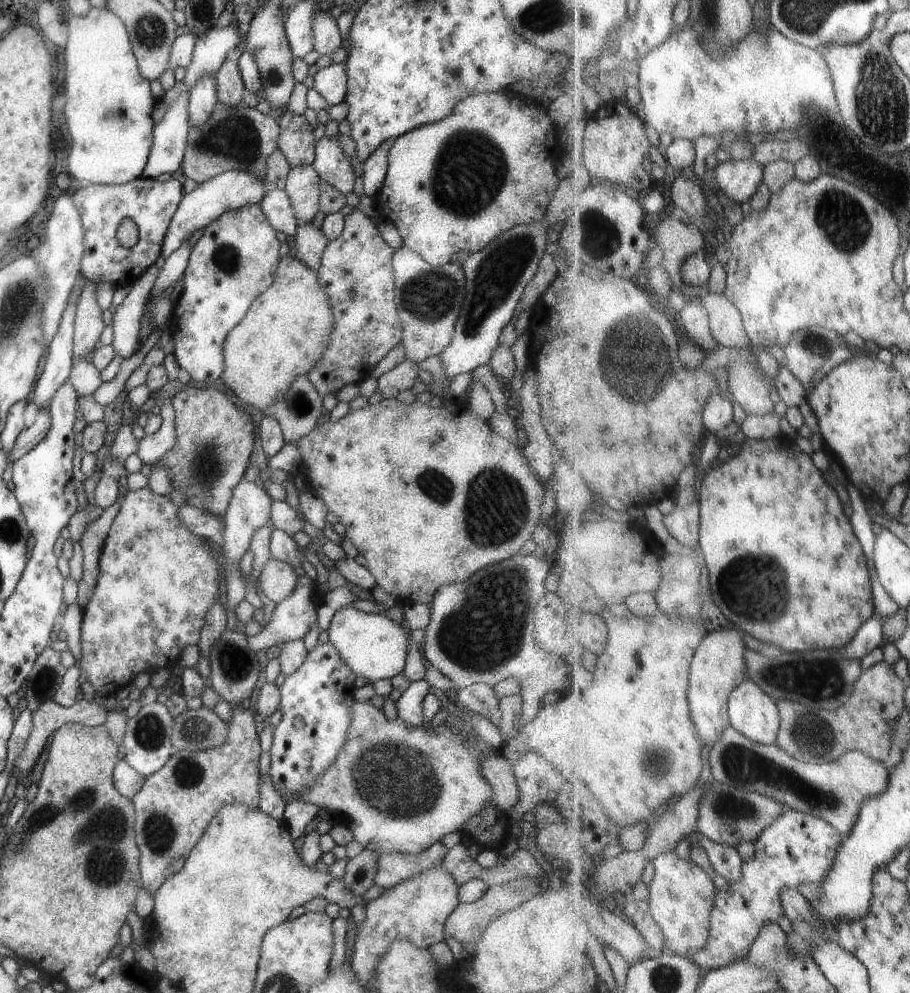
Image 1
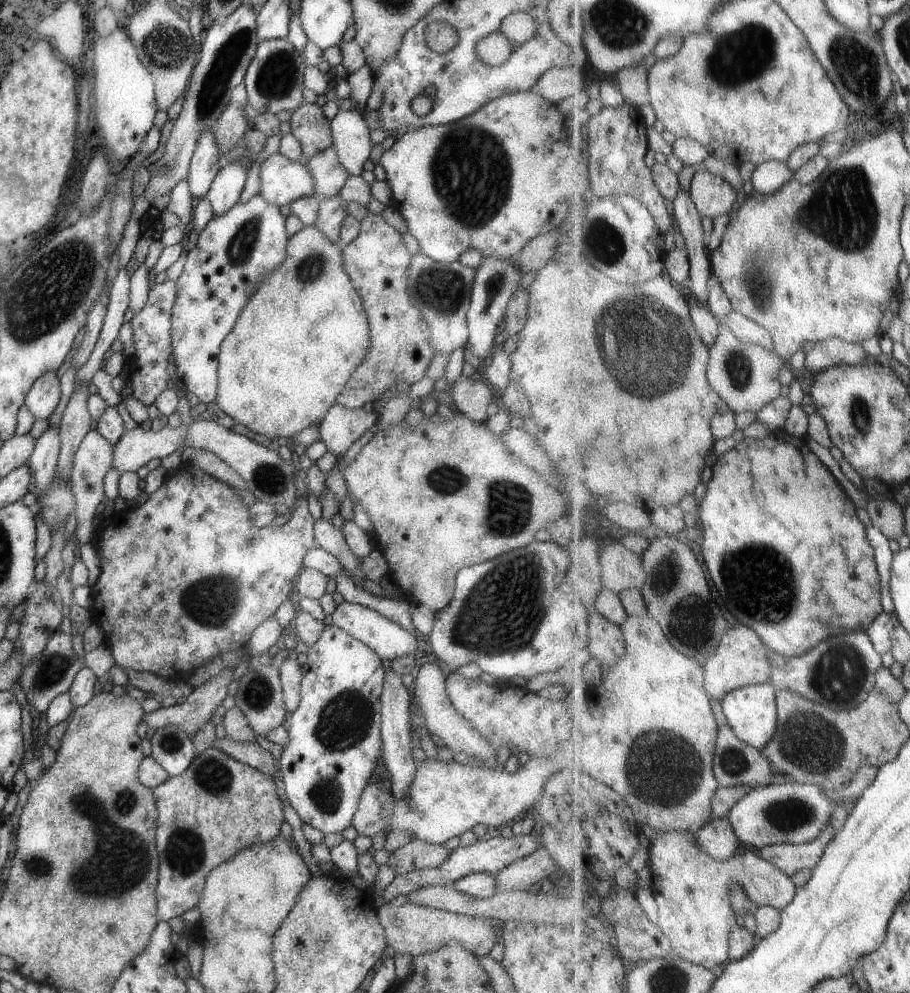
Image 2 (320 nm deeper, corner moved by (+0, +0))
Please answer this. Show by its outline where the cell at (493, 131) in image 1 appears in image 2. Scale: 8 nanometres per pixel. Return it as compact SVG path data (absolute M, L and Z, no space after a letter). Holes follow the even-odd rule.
M529 90L529 91L517 91L498 96L497 98L494 98L493 100L486 102L481 108L478 108L473 114L464 116L459 120L450 123L445 123L442 125L425 125L422 126L421 128L407 130L403 134L397 135L395 142L389 148L387 148L387 150L384 150L384 152L382 153L378 164L382 166L386 174L385 180L387 181L387 184L390 186L392 199L394 200L392 206L394 209L397 210L397 212L399 212L403 220L405 220L407 226L406 232L411 234L411 236L414 236L415 240L417 240L417 244L419 245L419 254L426 256L427 258L430 258L435 262L450 263L453 261L457 261L459 255L465 250L467 250L467 248L475 248L475 250L480 252L480 254L483 257L508 260L509 257L512 257L516 252L519 252L521 248L523 248L527 244L527 241L531 240L533 237L536 237L541 233L545 234L546 232L549 232L551 229L562 229L563 226L568 223L569 217L571 217L571 208L573 208L573 204L575 204L575 206L579 204L579 208L581 208L581 204L583 204L583 206L587 206L587 202L585 202L585 200L581 200L581 198L587 198L585 194L587 194L587 192L589 192L589 188L591 188L591 186L589 186L590 168L587 168L588 164L587 149L586 146L585 150L581 148L581 138L583 138L583 142L585 142L585 144L586 140L580 121L581 119L565 118L565 116L563 116L559 112L559 110L557 110L557 107L554 104L551 104L548 100L545 100L542 96L539 96L539 94L537 94L535 91Z

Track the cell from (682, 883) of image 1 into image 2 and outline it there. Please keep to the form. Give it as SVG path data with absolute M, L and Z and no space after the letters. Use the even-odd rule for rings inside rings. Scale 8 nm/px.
M660 831L656 839L649 846L650 866L645 879L651 887L652 893L658 902L659 928L672 942L673 955L679 956L717 972L719 974L723 966L730 958L730 934L734 929L733 922L729 922L729 894L732 893L732 884L739 885L754 908L767 905L775 907L778 911L788 908L796 897L796 883L792 877L779 870L772 862L765 860L762 855L752 848L743 847L743 851L737 851L731 858L716 859L704 848L701 848L697 837L693 833L683 831Z

